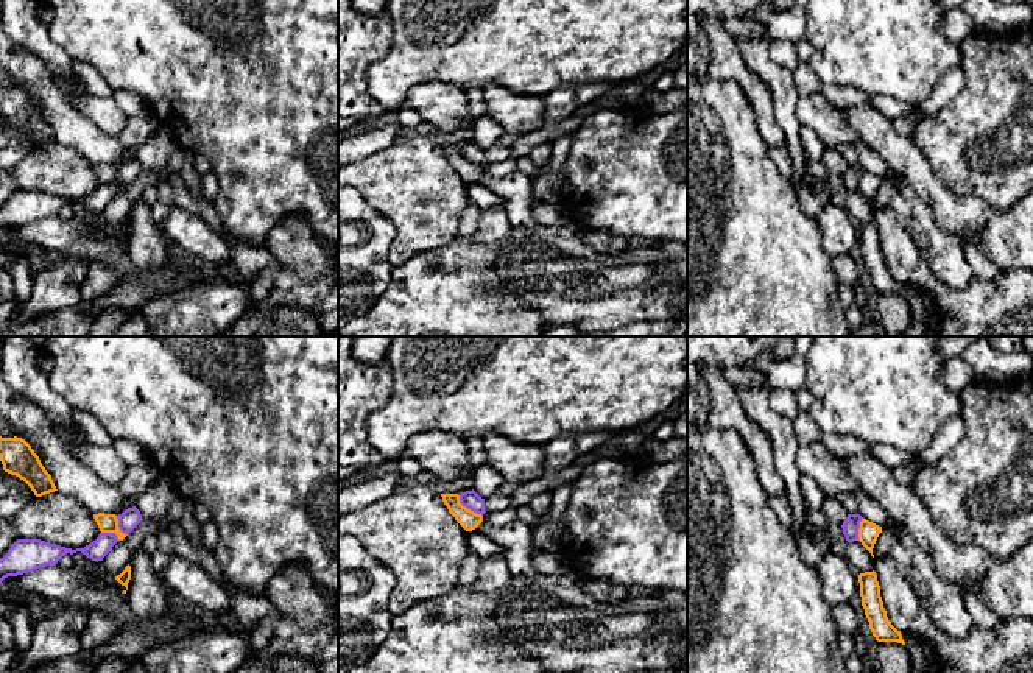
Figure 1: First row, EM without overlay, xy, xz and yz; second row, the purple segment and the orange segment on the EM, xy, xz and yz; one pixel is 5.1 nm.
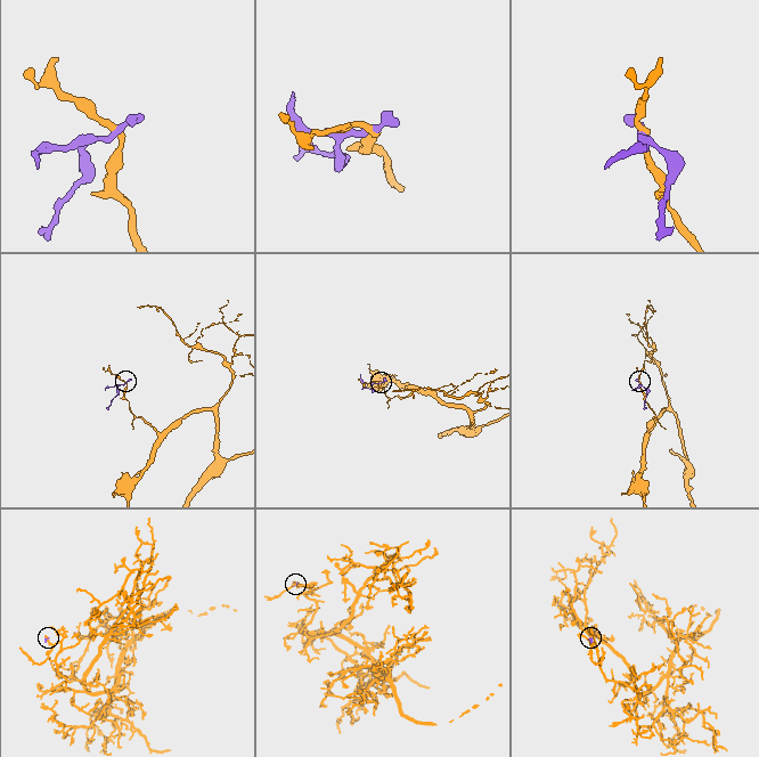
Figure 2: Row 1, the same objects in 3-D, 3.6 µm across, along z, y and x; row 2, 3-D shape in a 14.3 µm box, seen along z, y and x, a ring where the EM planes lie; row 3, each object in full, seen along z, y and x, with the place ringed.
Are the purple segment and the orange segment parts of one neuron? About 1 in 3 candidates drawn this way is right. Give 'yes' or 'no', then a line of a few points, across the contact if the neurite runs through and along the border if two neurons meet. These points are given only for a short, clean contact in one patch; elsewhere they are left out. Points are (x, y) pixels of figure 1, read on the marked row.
no; line xz (458, 496), (463, 505), (482, 516)

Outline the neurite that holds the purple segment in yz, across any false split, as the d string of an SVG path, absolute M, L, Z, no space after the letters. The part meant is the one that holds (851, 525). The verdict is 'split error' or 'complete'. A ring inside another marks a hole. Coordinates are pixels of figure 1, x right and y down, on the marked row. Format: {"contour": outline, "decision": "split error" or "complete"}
{"contour": "M848 514L846 520L841 525L843 534L848 542L858 541L858 528L860 528L862 519L863 517L860 514Z", "decision": "complete"}

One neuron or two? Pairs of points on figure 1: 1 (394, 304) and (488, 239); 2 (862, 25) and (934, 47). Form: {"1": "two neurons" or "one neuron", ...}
{"1": "one neuron", "2": "one neuron"}

